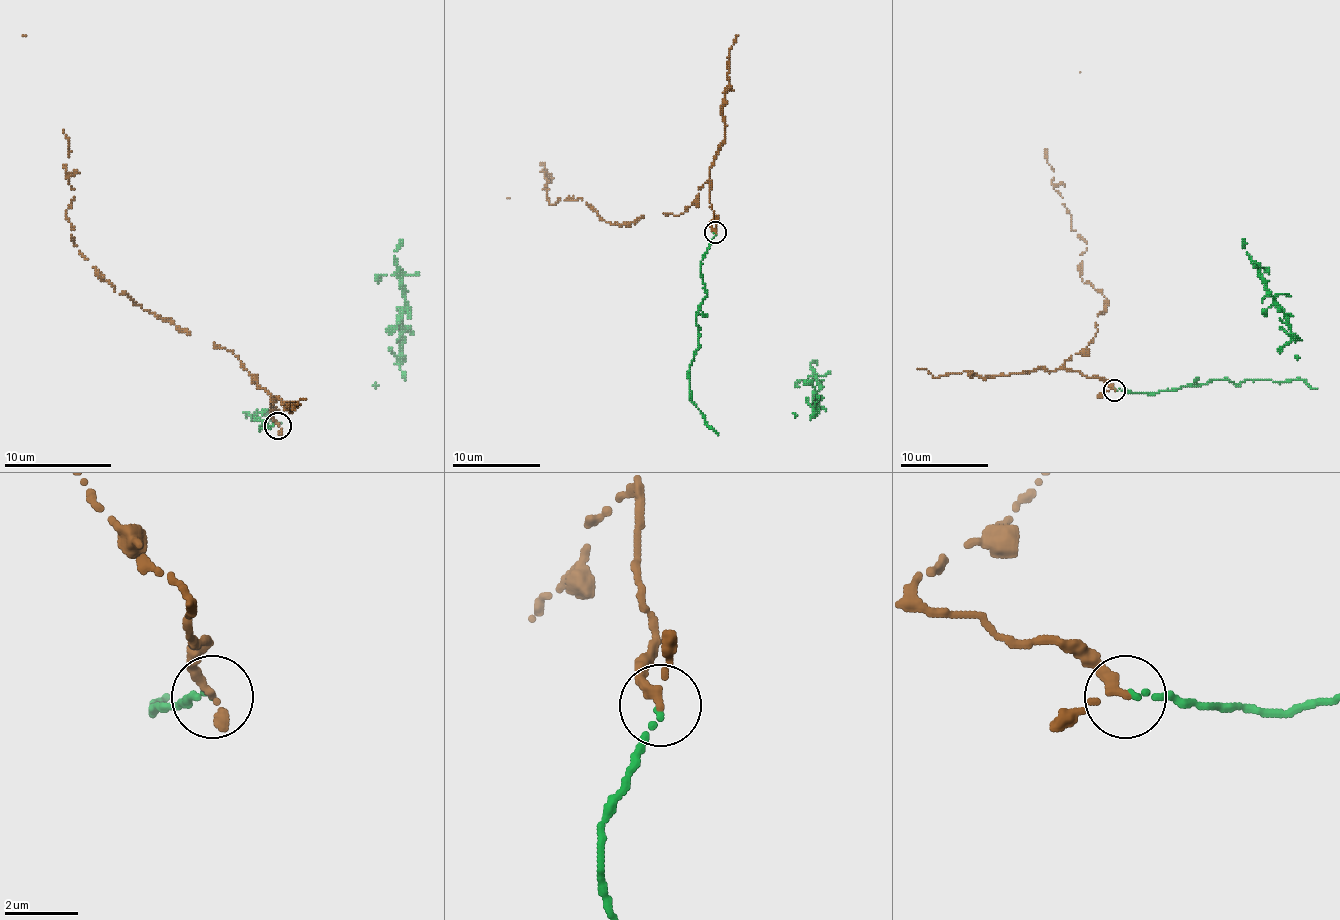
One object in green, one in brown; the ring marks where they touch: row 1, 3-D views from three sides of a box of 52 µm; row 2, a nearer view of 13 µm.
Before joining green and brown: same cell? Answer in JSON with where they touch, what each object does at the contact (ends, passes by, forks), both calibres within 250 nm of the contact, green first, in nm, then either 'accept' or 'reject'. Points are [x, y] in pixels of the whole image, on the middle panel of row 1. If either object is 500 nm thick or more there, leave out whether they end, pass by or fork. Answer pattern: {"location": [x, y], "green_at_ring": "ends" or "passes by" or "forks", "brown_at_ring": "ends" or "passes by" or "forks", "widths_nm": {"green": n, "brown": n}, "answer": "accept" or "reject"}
{"location": [715, 232], "green_at_ring": "ends", "brown_at_ring": "ends", "widths_nm": {"green": 140, "brown": 280}, "answer": "accept"}

